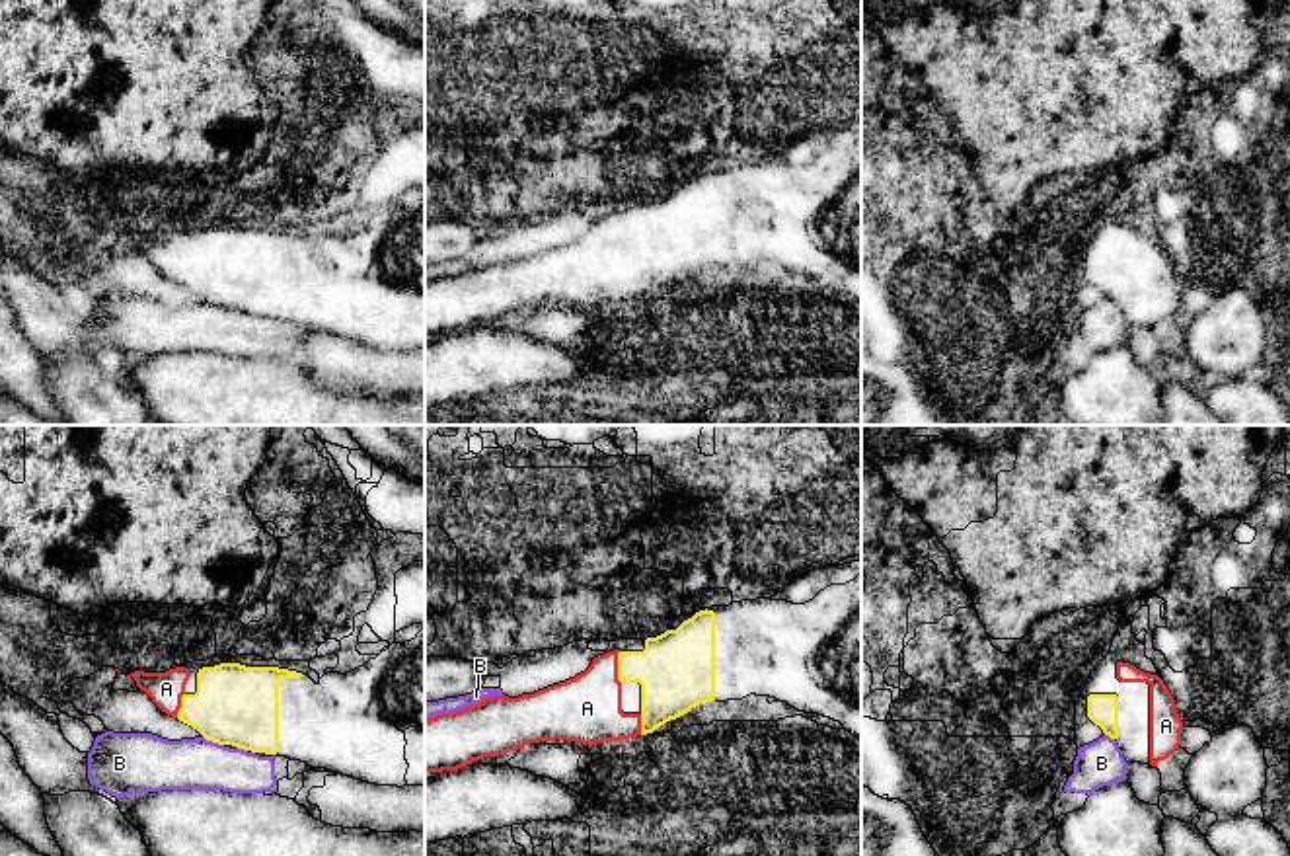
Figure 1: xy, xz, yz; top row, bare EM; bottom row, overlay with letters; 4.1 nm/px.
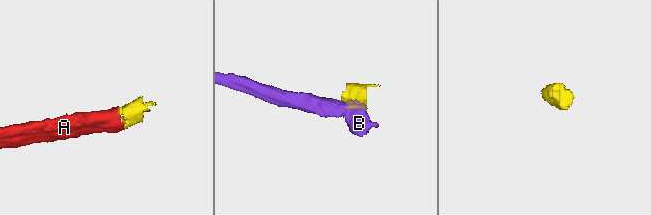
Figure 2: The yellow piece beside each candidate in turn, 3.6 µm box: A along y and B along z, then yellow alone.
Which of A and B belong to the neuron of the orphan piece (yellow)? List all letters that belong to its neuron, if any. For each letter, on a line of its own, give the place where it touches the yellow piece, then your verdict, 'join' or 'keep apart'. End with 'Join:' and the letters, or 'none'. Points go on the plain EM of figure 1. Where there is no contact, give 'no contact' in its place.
A: xz (618, 231) | join
B: xy (213, 305) | keep apart
Join: A

